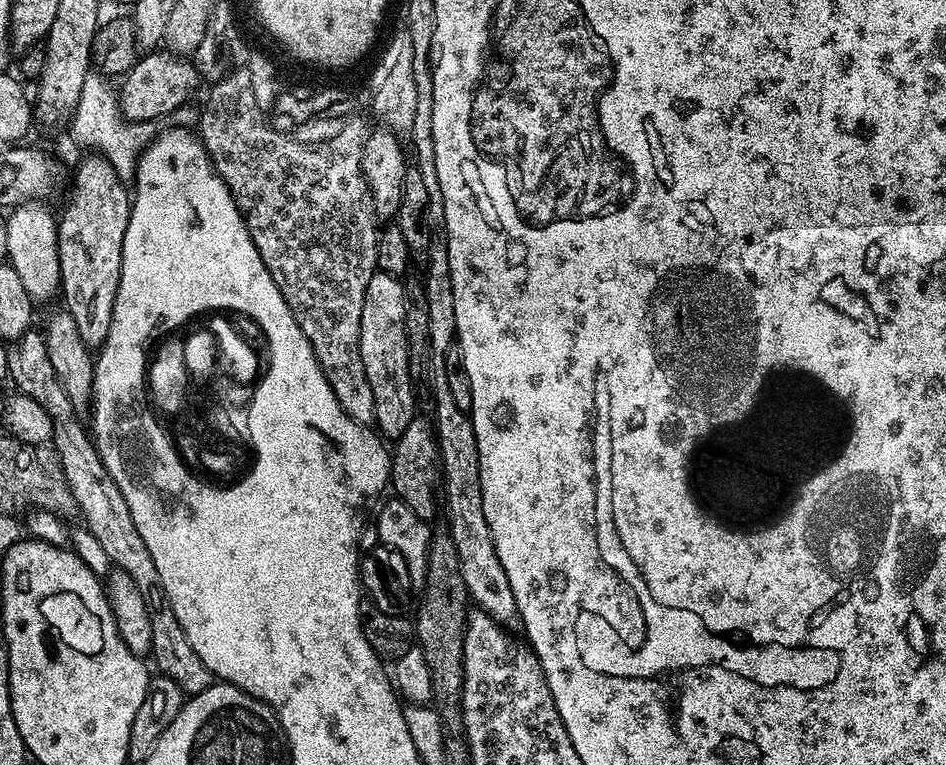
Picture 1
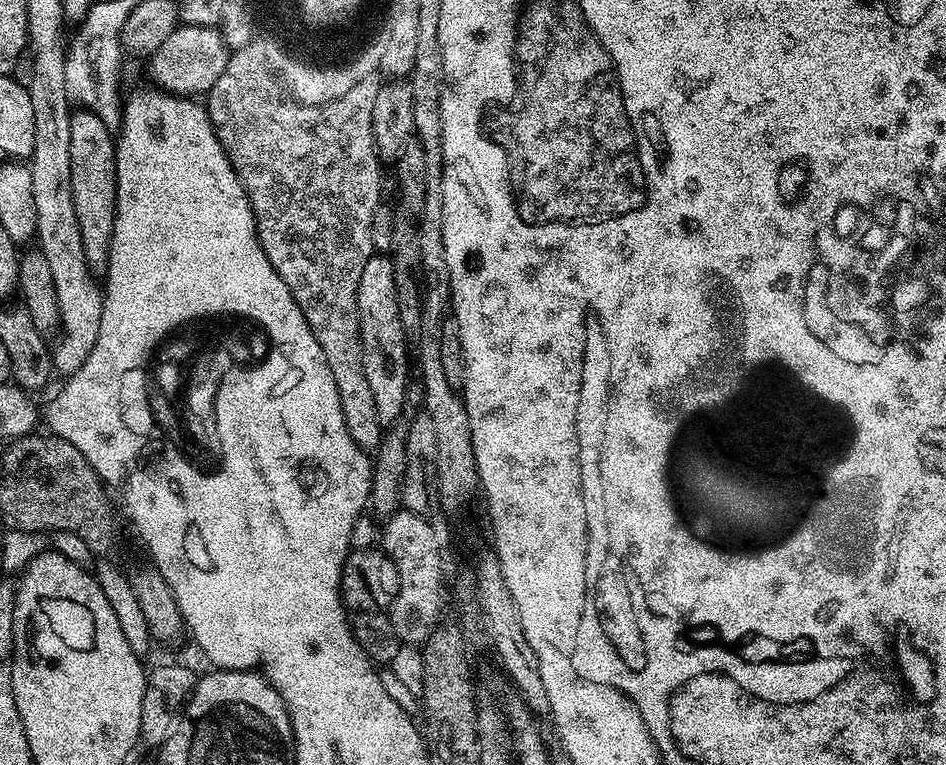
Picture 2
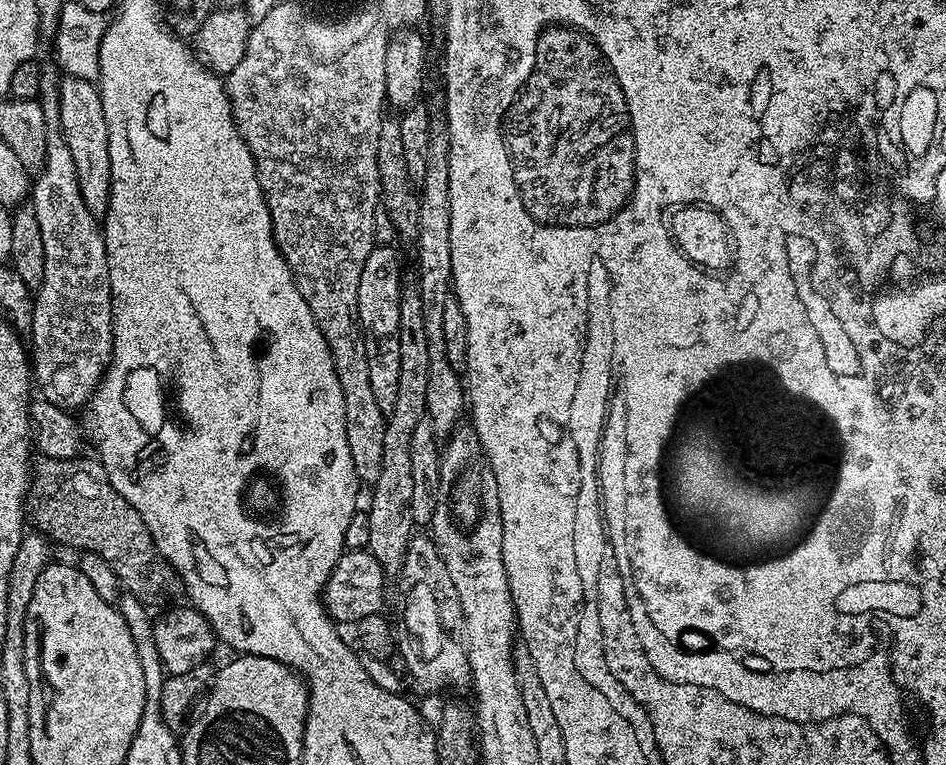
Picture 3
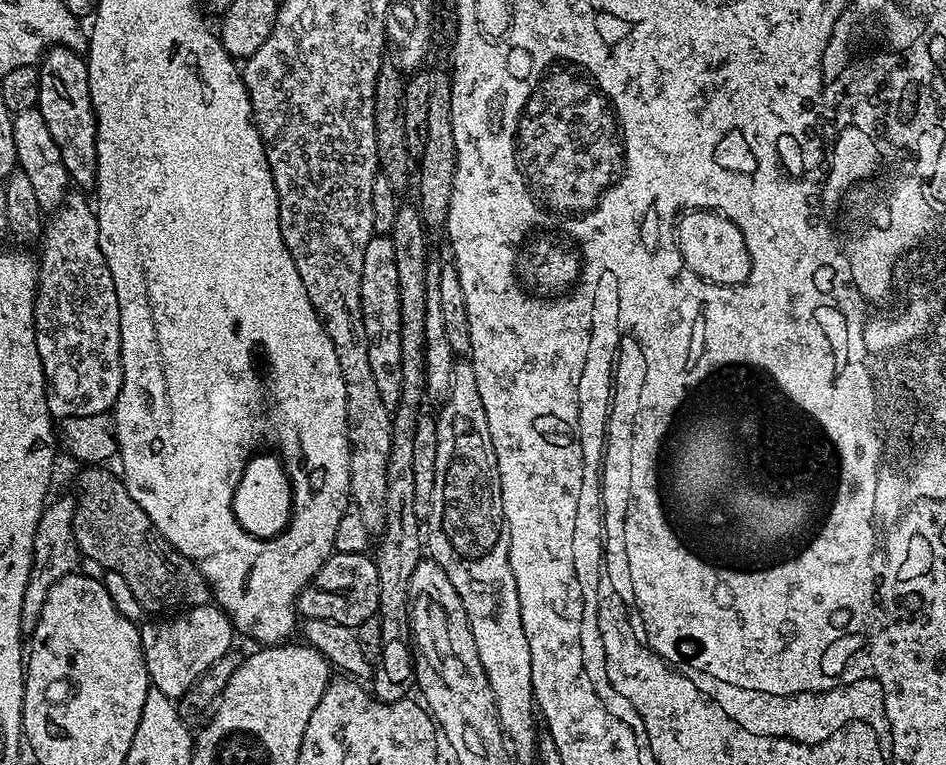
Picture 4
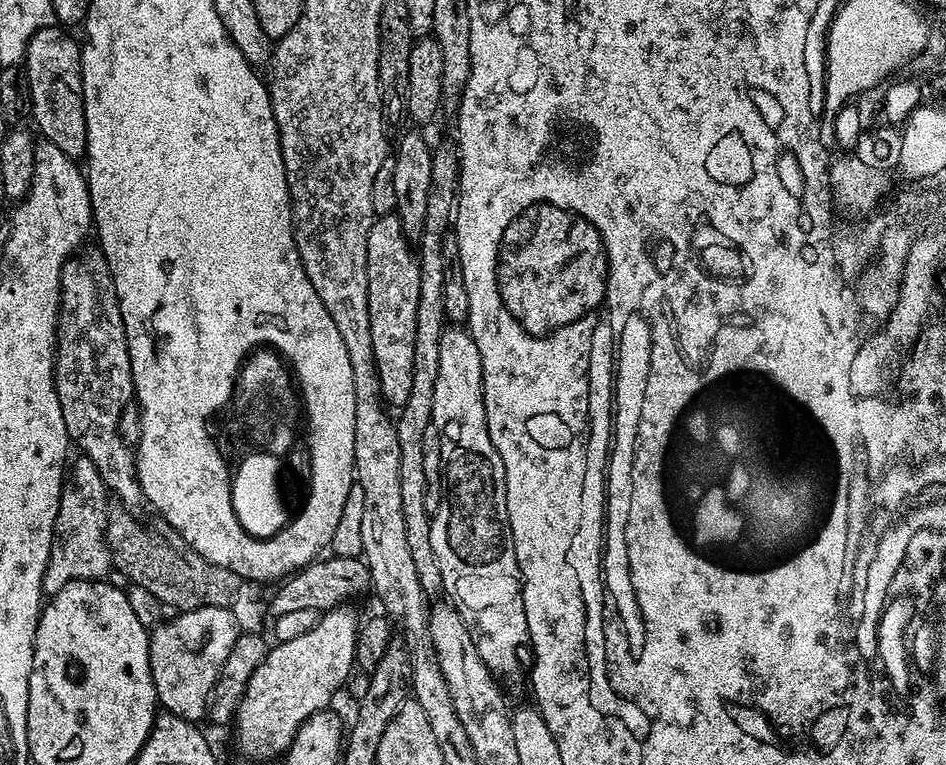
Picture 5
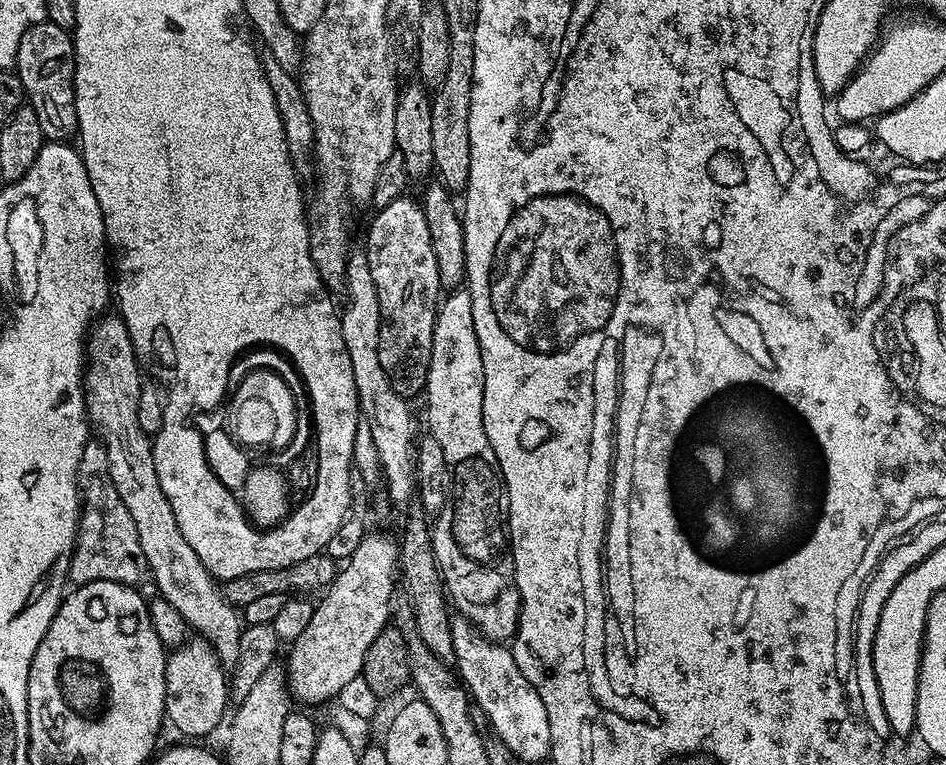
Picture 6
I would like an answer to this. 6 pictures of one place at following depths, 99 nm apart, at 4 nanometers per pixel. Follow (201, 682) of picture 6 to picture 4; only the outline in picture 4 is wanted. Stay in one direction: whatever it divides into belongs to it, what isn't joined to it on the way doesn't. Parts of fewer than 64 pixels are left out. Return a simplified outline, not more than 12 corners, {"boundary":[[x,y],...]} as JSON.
{"boundary":[[207,603],[141,625],[148,679],[178,700],[231,651]]}

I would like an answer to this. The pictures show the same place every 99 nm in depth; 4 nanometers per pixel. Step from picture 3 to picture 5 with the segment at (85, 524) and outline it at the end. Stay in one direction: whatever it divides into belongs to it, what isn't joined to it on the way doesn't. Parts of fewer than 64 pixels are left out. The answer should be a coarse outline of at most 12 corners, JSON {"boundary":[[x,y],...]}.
{"boundary":[[113,511],[112,568],[173,610],[252,626],[261,585]]}

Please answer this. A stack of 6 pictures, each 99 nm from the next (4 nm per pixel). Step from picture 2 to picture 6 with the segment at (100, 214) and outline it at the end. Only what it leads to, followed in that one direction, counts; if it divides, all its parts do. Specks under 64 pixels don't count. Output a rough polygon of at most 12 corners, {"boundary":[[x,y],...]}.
{"boundary":[[22,34],[14,71],[45,141],[77,135],[74,36]]}

